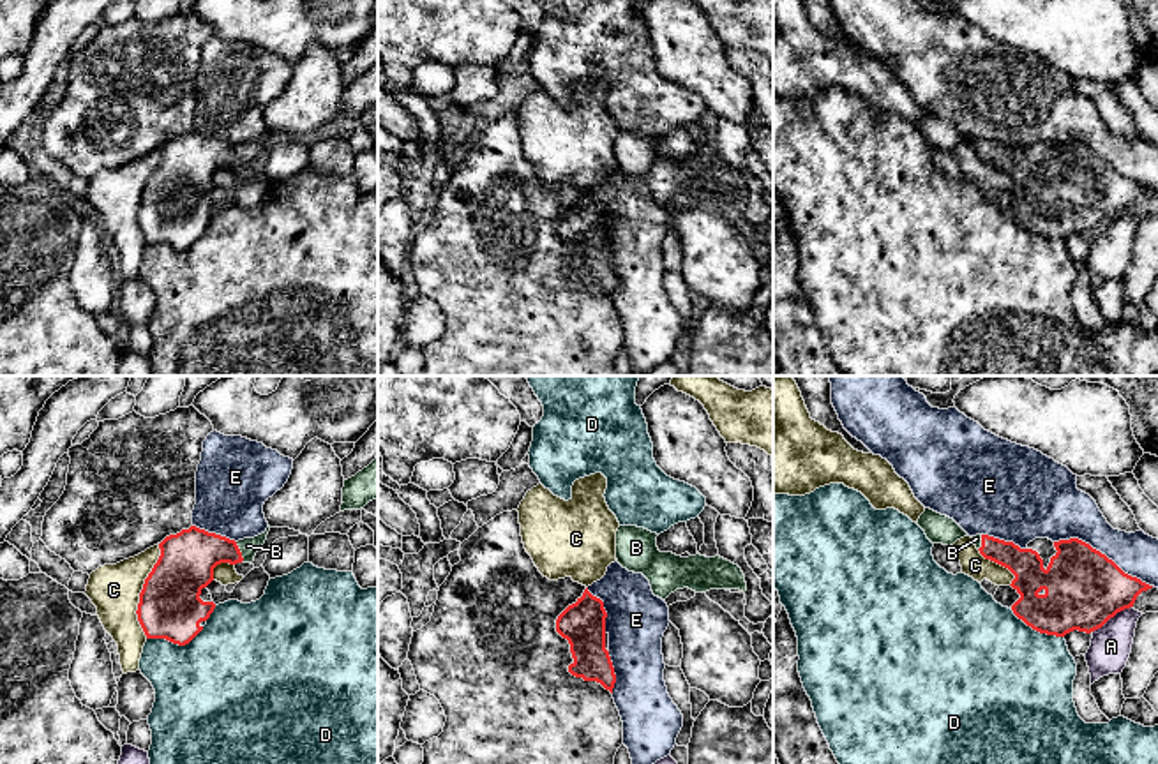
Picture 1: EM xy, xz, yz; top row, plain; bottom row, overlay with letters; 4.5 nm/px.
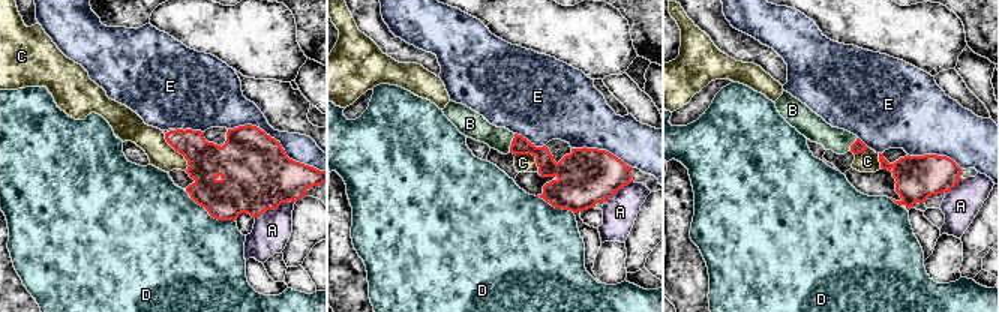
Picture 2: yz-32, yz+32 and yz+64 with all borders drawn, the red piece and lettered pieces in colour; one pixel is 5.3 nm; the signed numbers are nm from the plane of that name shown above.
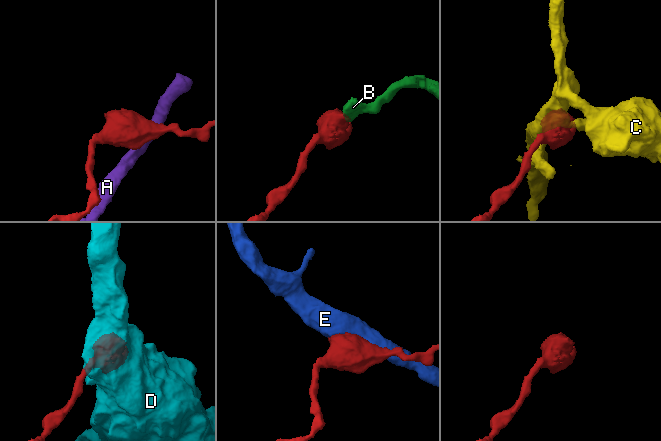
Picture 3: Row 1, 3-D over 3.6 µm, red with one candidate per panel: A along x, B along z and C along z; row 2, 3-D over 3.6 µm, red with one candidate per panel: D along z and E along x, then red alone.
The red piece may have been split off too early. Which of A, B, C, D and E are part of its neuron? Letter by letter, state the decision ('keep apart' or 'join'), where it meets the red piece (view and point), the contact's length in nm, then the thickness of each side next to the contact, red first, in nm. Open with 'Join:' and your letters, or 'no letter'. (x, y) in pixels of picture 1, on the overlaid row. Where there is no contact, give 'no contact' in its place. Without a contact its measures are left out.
Join: B
A: keep apart | yz (1112, 616) | 220 nm | 360/190 nm
B: join | xy (239, 551) | 100 nm | 260/80 nm
C: keep apart | xy (142, 591) | 440 nm | 280/220 nm
D: keep apart | xy (175, 643) | 280 nm | 280/440 nm
E: keep apart | yz (1104, 554) | 500 nm | 360/220 nm

